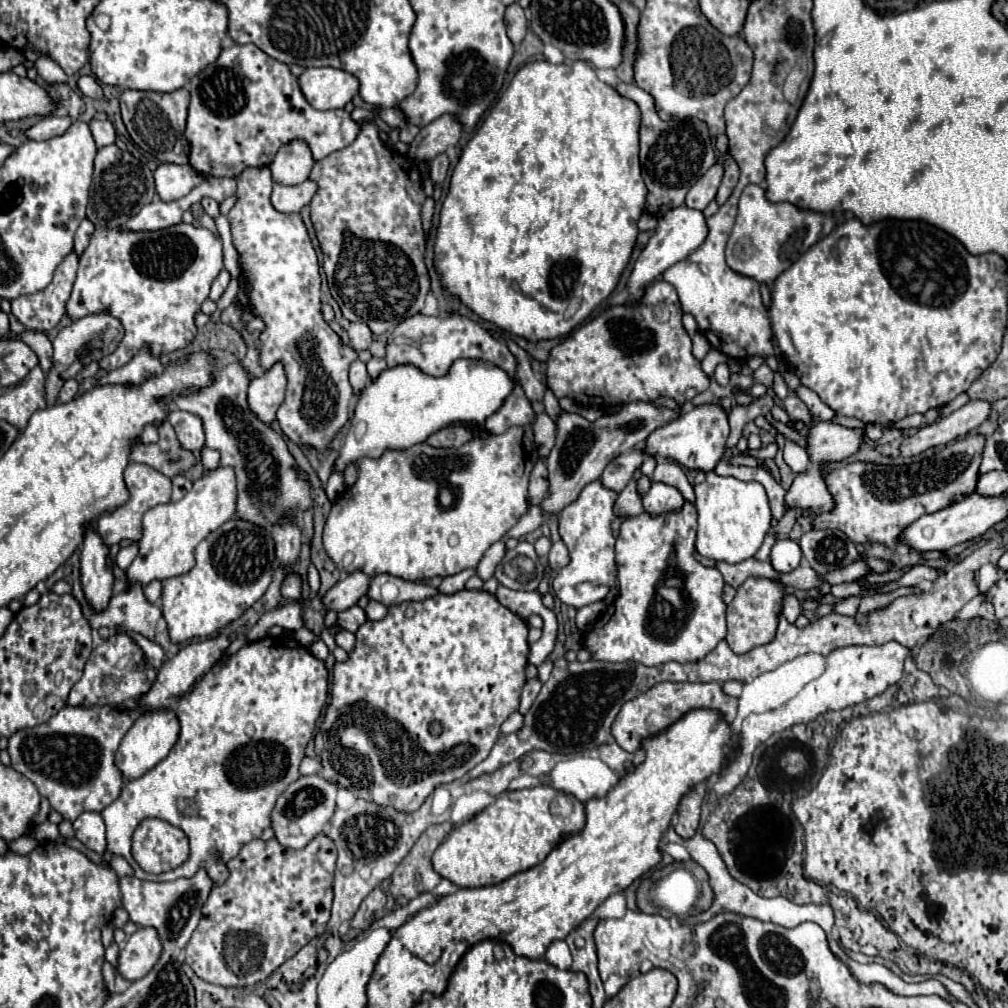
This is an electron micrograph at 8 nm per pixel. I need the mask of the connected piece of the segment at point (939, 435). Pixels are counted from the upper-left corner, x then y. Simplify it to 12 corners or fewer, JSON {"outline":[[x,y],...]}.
{"outline":[[988,401],[958,411],[918,429],[900,445],[914,457],[964,437],[990,415]]}

